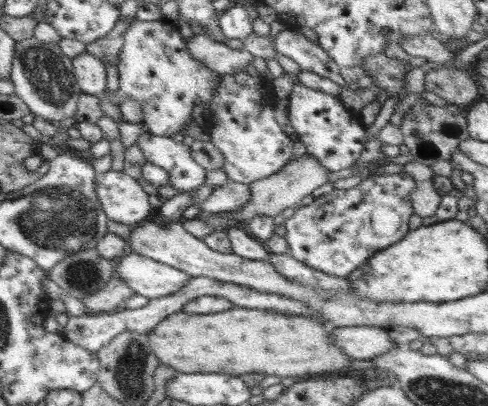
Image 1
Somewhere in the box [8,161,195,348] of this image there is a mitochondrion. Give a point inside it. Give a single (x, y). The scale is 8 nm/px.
(59, 217)

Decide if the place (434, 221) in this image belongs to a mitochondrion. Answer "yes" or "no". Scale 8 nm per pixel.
no

